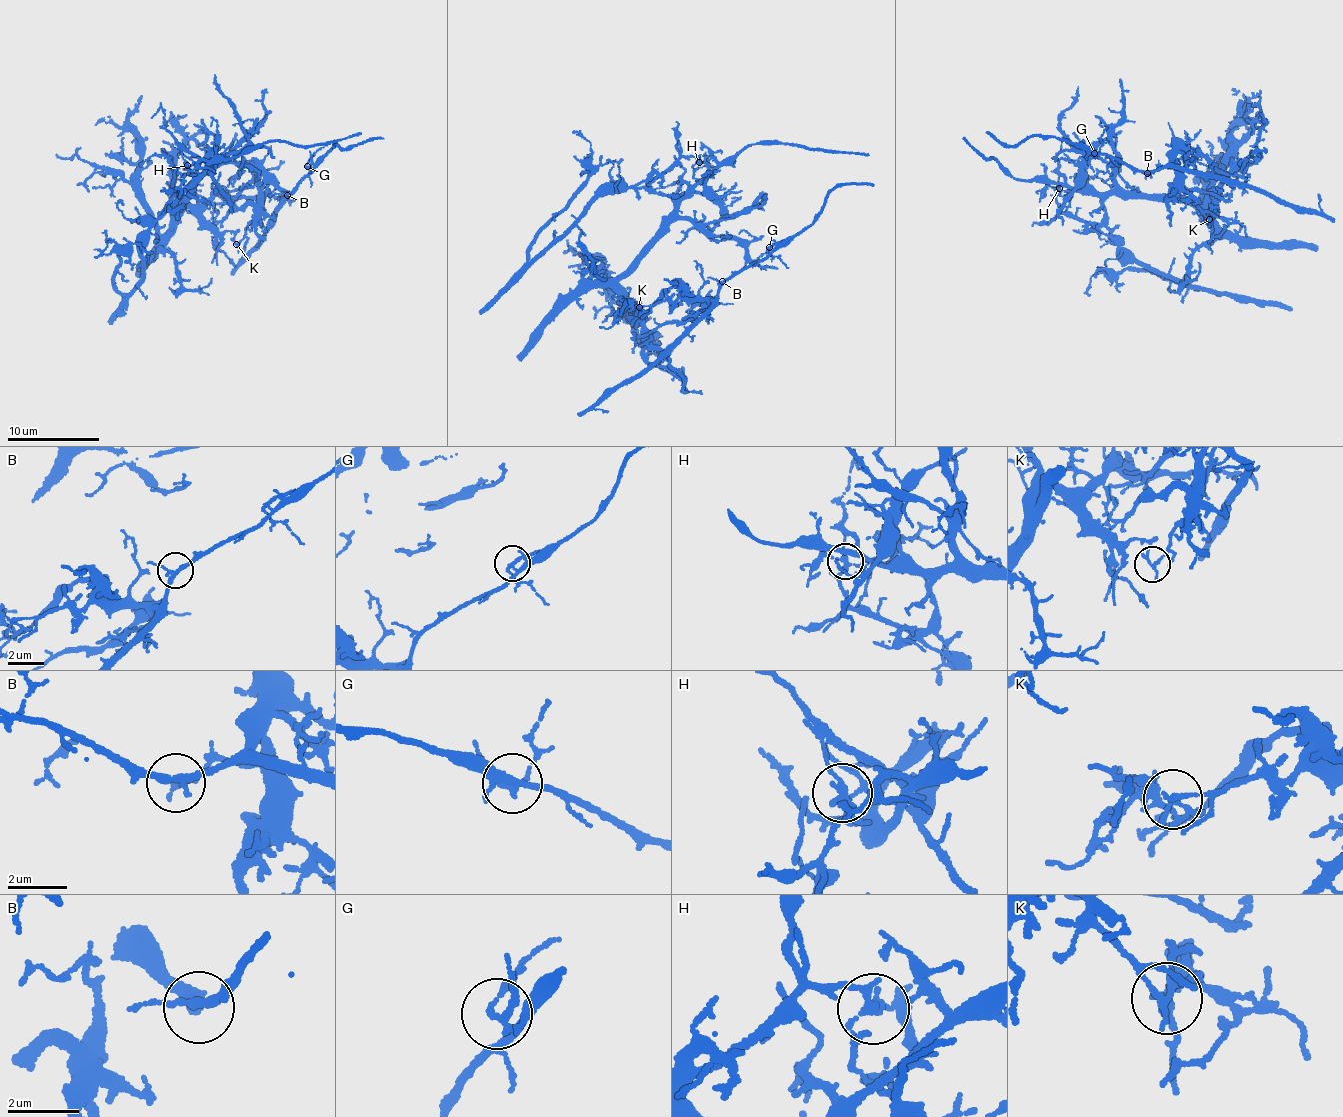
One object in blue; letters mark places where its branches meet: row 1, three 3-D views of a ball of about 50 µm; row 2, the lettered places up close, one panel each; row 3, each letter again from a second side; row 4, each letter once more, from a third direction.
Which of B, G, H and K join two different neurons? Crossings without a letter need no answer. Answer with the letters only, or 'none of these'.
H, K

